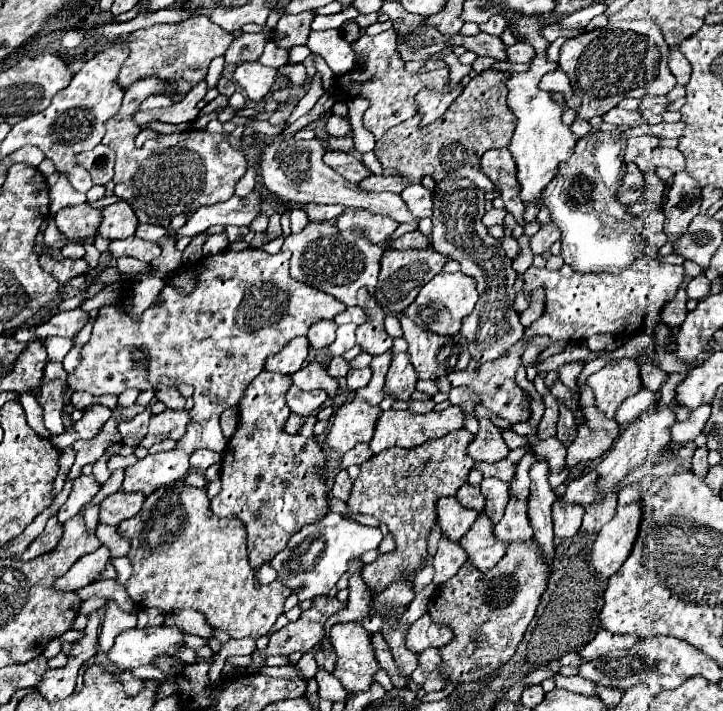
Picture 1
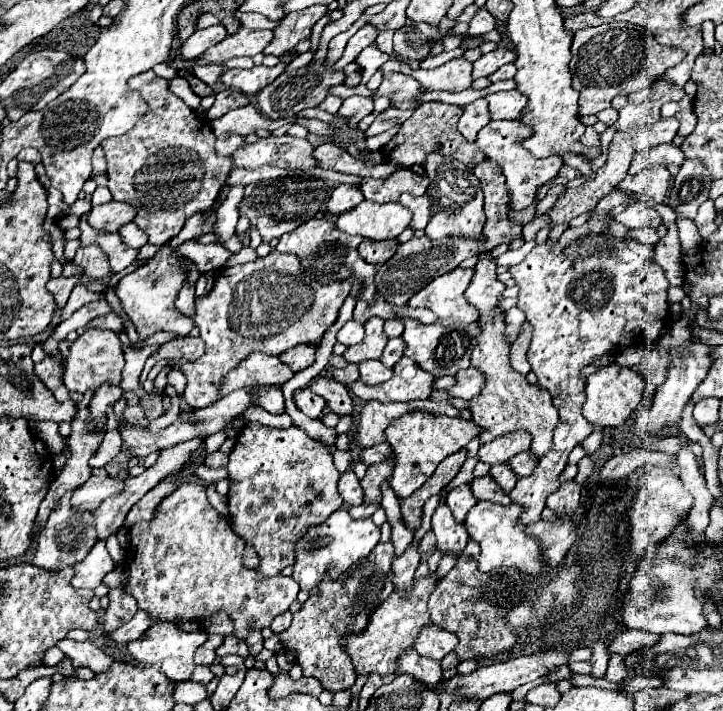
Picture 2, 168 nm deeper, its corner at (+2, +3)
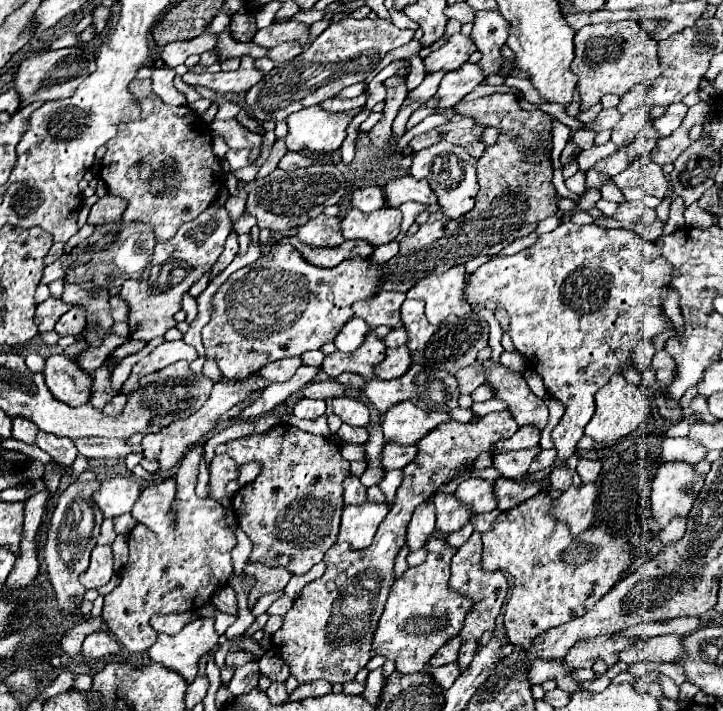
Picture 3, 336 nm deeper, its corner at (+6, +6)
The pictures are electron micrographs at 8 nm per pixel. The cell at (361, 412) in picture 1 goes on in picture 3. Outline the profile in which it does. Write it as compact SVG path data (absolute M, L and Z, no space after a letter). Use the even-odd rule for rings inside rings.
M411 402L395 404L381 416L381 430L385 442L395 444L415 444L437 424L447 422L447 412L425 412Z

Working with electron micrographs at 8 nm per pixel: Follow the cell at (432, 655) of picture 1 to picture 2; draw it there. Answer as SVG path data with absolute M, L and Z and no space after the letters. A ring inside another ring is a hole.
M451 653L449 657L445 657L443 661L441 661L441 667L443 667L443 677L445 679L451 679L453 675L457 675L457 665L459 665L461 661L459 661L459 657L455 655L455 653Z

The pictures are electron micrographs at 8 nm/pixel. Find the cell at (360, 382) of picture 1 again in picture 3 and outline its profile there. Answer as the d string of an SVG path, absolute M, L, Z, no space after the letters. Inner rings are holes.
M407 346L391 348L385 352L385 360L375 368L375 376L381 380L393 380L403 376L403 372L407 372L409 366L411 366L409 348Z

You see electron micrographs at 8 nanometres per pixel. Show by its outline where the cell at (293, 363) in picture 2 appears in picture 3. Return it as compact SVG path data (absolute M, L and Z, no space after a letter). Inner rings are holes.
M291 356L291 358L281 358L281 360L275 360L267 366L263 366L259 370L259 374L263 378L267 378L269 382L285 382L285 380L291 380L291 376L297 372L297 368L301 366L301 358L299 356Z

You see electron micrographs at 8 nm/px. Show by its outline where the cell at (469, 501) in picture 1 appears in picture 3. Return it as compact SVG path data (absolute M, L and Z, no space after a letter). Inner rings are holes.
M497 478L495 482L495 498L497 498L497 508L503 512L511 506L521 504L521 500L531 498L531 494L539 494L539 486L537 484L521 484L521 482L511 482L507 478Z

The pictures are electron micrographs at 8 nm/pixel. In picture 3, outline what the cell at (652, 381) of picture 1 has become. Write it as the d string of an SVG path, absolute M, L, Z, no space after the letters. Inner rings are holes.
M659 350L655 356L653 356L653 368L655 368L655 376L661 384L669 384L673 380L673 374L675 374L675 364L671 362L671 358L667 356L665 350Z

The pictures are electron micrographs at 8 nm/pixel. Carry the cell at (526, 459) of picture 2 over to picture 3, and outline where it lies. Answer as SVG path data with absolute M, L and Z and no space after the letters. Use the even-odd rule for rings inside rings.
M541 450L539 456L535 456L535 460L531 462L531 468L529 468L529 474L533 472L539 472L539 470L545 470L553 464L553 458L555 458L555 450Z

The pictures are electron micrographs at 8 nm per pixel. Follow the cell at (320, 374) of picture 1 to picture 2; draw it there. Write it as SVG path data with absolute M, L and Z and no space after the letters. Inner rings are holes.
M333 377L317 379L311 385L311 389L327 401L327 405L331 407L333 413L337 413L337 415L351 415L353 413L353 401L351 401L349 391L345 389L345 385L337 383Z

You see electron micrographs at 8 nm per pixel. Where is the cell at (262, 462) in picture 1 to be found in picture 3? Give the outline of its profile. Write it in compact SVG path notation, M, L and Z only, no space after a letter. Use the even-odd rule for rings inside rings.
M279 424L265 434L245 436L231 440L227 444L227 454L237 462L259 462L261 472L251 482L245 484L231 498L231 508L237 516L239 528L251 538L253 552L251 562L261 562L265 566L283 566L291 574L305 574L323 560L323 554L333 546L339 532L339 520L343 510L343 478L349 474L349 462L341 458L341 446L329 442L325 436L307 434L295 426Z

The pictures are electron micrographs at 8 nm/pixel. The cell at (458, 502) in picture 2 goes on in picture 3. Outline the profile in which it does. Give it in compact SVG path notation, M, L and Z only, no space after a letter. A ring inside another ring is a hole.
M469 478L461 482L455 490L455 498L471 508L471 512L491 512L497 508L497 502L493 498L493 482L481 480L481 478Z

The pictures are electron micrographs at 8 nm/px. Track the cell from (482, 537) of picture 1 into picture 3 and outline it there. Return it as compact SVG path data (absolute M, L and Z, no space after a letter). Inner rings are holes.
M539 492L515 508L501 512L493 528L481 538L483 570L509 572L515 579L505 606L505 630L509 642L521 648L529 648L531 640L547 628L583 616L619 582L623 570L633 560L627 542L613 538L605 526L571 536L563 522L547 514L549 508L551 498L547 492Z

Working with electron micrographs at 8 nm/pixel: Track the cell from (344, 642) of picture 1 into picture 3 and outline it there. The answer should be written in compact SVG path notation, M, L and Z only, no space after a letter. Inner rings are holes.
M433 536L427 540L425 544L427 548L427 560L417 566L417 568L409 568L401 578L395 580L395 584L391 586L387 604L385 604L385 612L379 620L379 626L375 630L373 636L373 650L381 656L385 656L387 660L395 662L395 668L403 674L413 674L413 672L421 672L425 668L425 664L429 662L429 658L451 638L457 636L459 630L463 628L463 618L467 614L467 610L471 608L471 600L465 596L459 596L455 590L447 588L447 580L449 580L449 562L451 556L455 554L455 548L451 548L449 544L445 544L445 540L441 536Z

